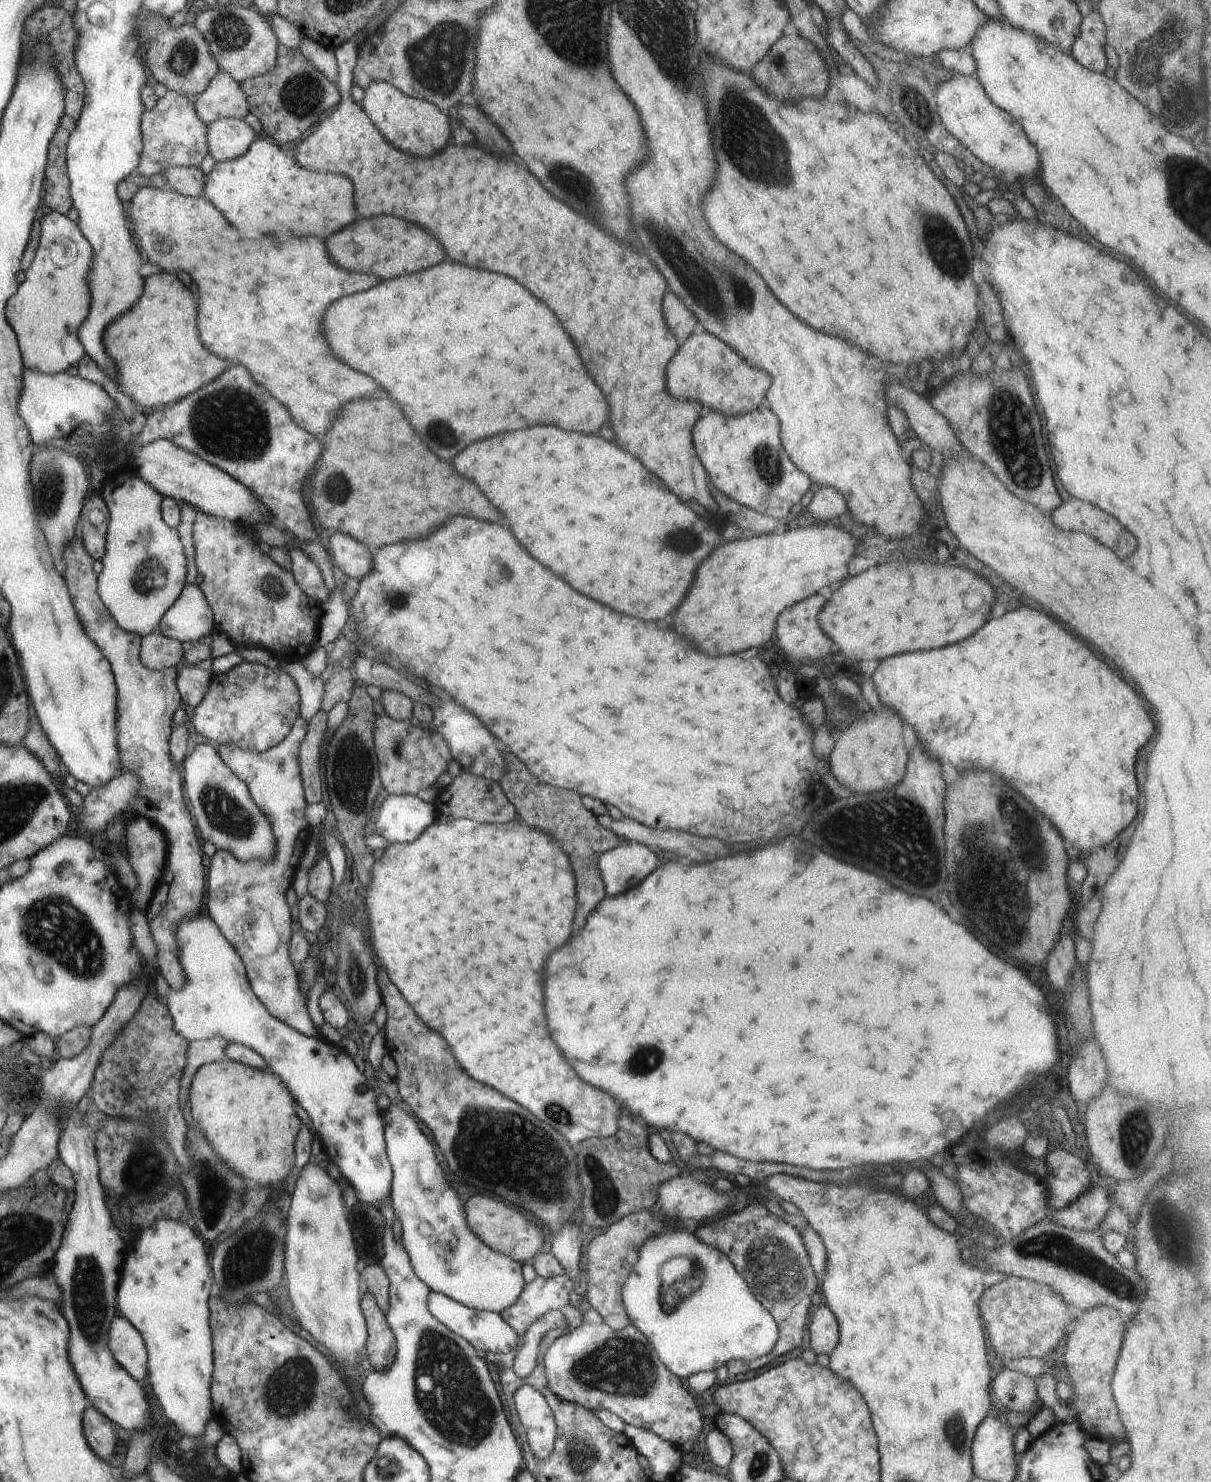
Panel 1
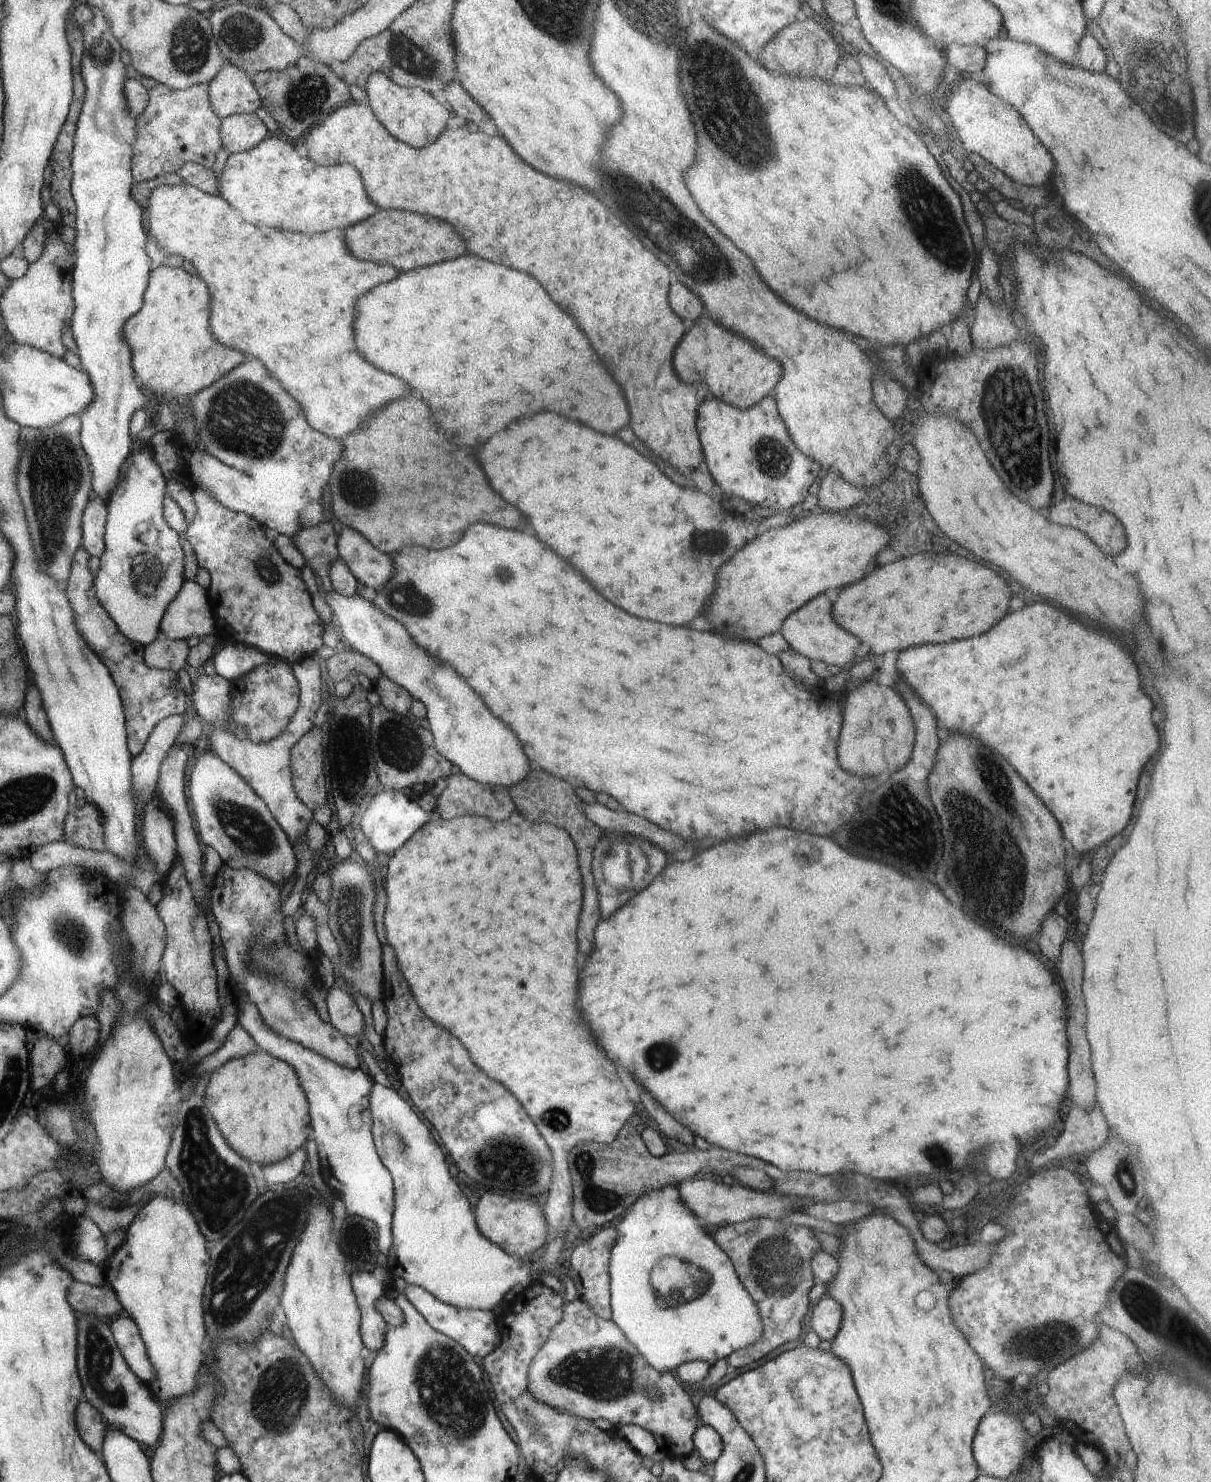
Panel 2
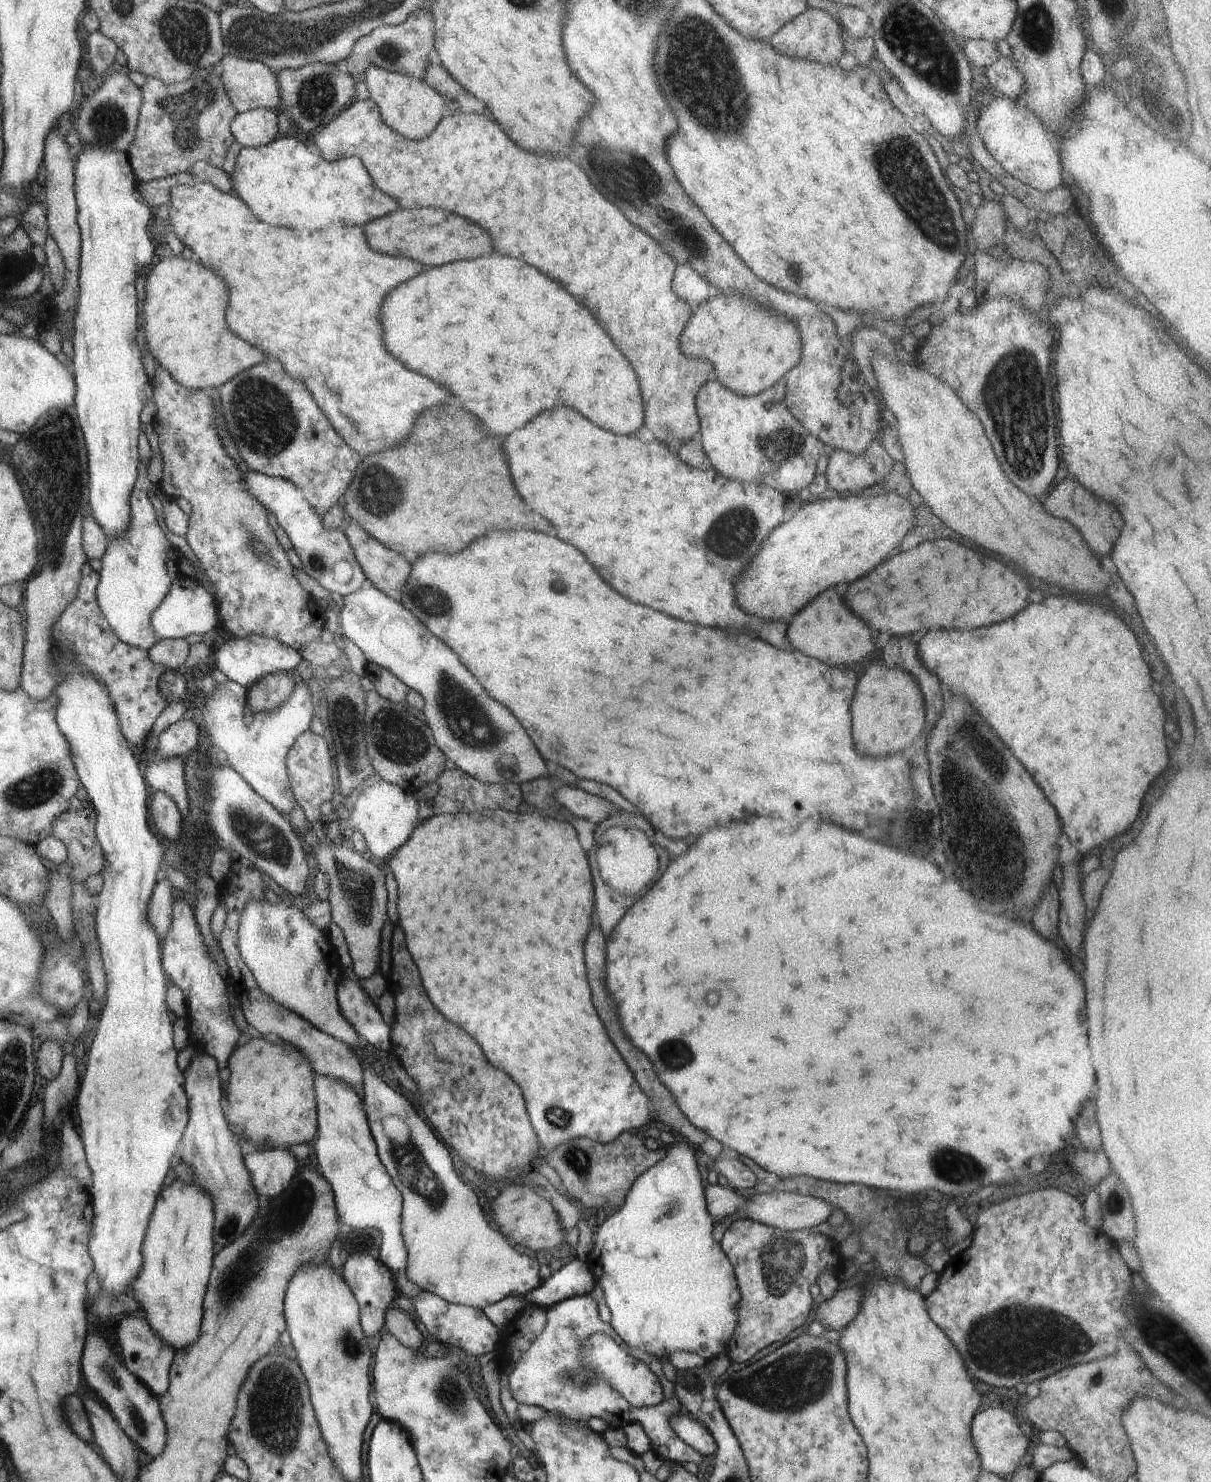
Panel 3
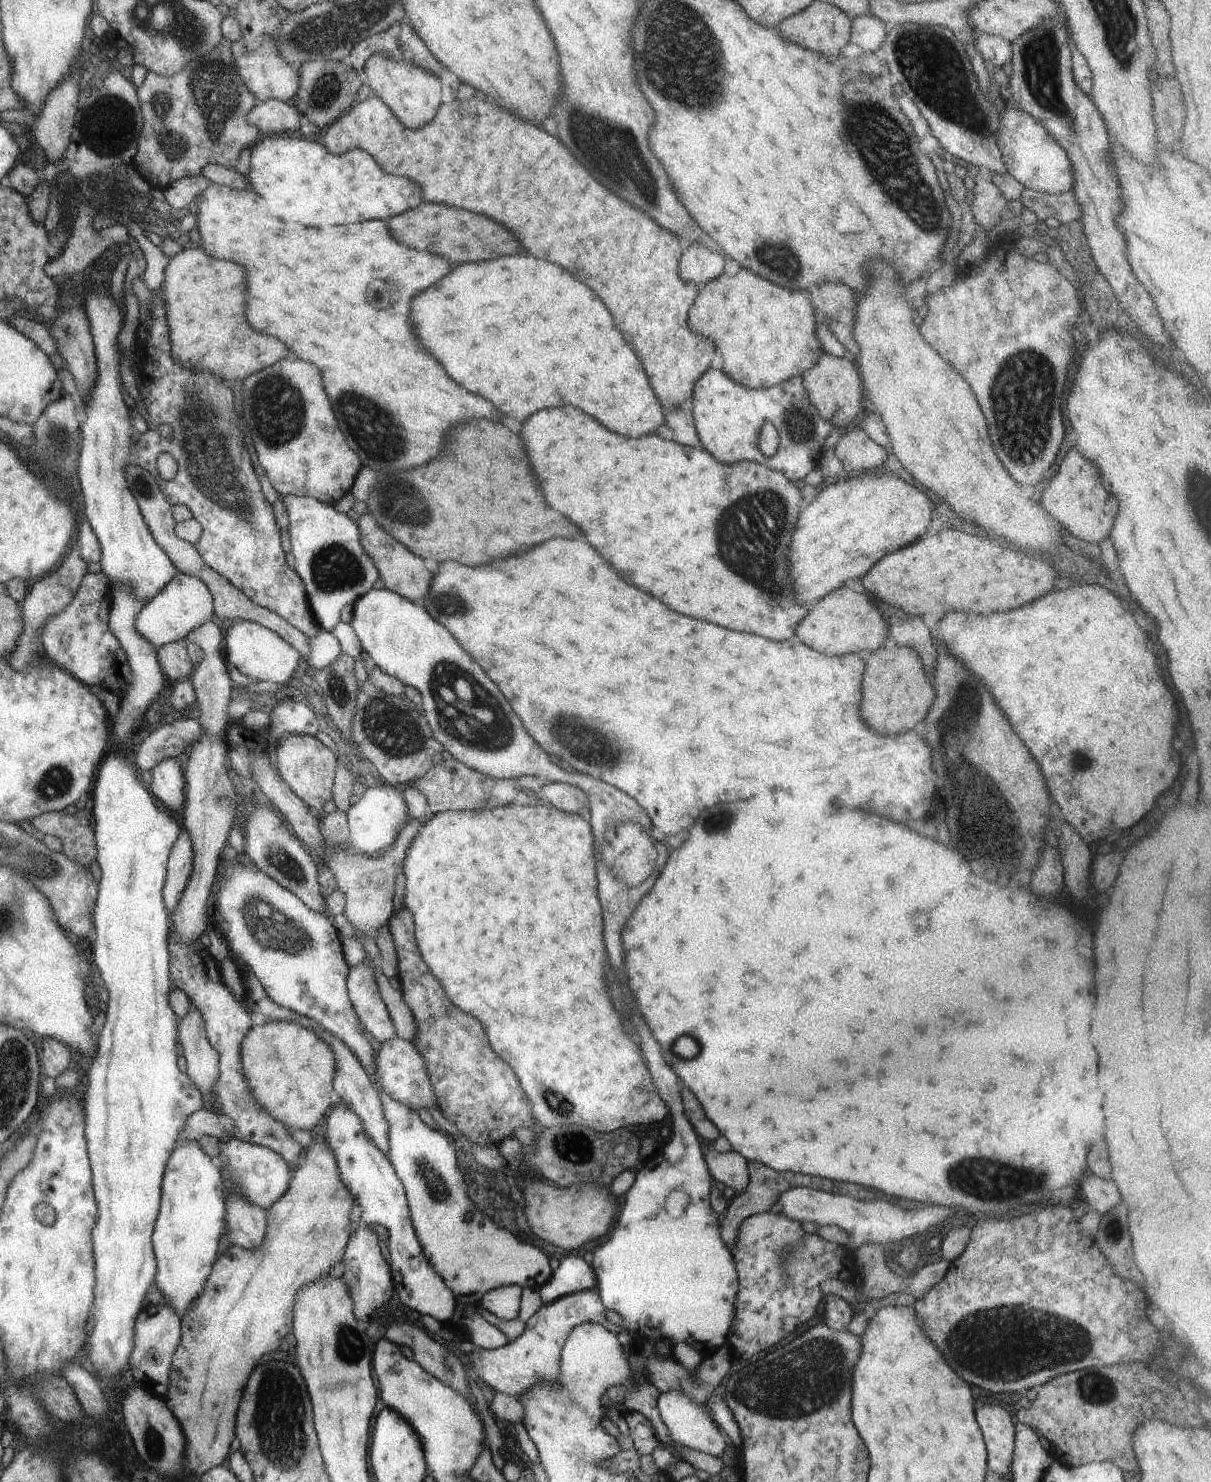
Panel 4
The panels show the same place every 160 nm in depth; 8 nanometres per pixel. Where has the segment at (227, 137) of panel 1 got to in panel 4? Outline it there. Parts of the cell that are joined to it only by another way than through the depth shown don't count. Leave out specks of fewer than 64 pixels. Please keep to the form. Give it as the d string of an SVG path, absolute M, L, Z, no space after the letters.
M272 99L258 103L250 110L247 121L258 132L270 136L295 135L299 130L301 112L290 102Z

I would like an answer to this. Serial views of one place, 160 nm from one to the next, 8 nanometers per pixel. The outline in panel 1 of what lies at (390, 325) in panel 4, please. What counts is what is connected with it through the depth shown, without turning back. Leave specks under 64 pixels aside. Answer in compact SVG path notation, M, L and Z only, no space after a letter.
M140 188L126 205L126 212L134 235L138 237L138 249L146 252L148 262L166 272L186 272L196 284L198 336L202 346L206 346L218 358L246 366L252 378L286 406L292 422L298 422L298 426L302 426L308 434L316 436L326 432L332 426L336 410L342 402L353 401L360 396L372 396L372 390L378 390L378 384L372 382L372 378L350 370L350 366L332 356L320 330L326 304L376 286L376 276L352 274L334 266L324 252L322 238L290 238L290 242L286 242L282 248L278 248L268 236L262 240L248 240L242 236L242 232L232 228L206 198L183 196L176 190Z

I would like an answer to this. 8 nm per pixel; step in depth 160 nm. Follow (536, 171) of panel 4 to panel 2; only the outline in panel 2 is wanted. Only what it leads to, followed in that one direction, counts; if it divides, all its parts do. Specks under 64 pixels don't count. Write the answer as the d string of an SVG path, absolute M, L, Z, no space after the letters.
M353 101L330 112L322 124L310 130L304 144L308 158L320 166L352 164L362 174L364 190L380 210L402 208L440 218L458 230L468 252L536 278L550 298L562 304L562 310L578 322L600 362L618 386L622 386L624 402L630 410L628 424L634 436L644 440L656 456L660 454L660 458L676 470L694 470L705 460L696 430L696 408L706 398L708 390L700 384L686 386L678 382L672 370L672 354L676 344L685 336L686 326L684 324L682 328L682 320L668 306L670 270L654 258L654 254L648 252L596 196L536 172L518 158L502 138L490 138L482 130L446 130L430 146L422 150L410 148L388 134L388 130L374 117L370 106Z

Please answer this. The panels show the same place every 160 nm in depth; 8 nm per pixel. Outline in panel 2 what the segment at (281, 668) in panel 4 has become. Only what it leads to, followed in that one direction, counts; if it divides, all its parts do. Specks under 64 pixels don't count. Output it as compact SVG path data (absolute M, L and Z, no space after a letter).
M229 640L225 642L225 647L220 652L213 655L211 661L219 676L232 682L236 678L250 674L250 670L254 670L258 666L280 662L280 658L272 656L272 654L264 654L258 648Z

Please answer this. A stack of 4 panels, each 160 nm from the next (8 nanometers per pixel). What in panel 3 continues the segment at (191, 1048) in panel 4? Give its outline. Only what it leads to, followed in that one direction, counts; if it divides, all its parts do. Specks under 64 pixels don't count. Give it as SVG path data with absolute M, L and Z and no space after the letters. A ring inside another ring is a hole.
M201 1050L193 1054L185 1074L188 1120L182 1133L182 1160L192 1166L194 1182L210 1195L214 1205L213 1241L217 1248L234 1242L258 1212L258 1194L243 1163L238 1138L230 1130L221 1107L223 1074L216 1060ZM220 1244L220 1246L218 1246Z

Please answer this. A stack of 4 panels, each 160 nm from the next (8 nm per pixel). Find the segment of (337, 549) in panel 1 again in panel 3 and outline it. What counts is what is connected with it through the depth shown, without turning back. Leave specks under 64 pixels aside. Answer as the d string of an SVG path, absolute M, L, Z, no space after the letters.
M351 522L346 530L343 531L348 539L349 545L353 550L356 562L362 567L366 578L381 590L385 595L397 595L402 587L406 587L407 580L411 571L411 564L406 561L402 554L389 549L379 540L372 538L358 523Z

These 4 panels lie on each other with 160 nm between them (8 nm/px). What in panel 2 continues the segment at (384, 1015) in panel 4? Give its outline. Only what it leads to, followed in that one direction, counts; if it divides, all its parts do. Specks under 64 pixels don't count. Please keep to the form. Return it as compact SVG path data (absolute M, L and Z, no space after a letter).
M333 986L325 994L330 1024L342 1035L364 1038L365 1020L353 995Z

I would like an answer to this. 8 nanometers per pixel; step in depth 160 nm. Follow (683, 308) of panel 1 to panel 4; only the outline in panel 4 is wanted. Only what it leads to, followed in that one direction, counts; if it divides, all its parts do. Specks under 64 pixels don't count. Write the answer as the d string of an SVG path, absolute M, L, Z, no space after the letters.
M707 239L690 245L679 260L679 277L701 289L723 274L724 259L726 256Z

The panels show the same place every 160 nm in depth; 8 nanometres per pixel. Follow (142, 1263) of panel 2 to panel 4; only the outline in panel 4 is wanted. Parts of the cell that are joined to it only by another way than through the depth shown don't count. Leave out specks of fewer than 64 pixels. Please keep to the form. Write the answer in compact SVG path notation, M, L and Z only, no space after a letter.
M181 1137L171 1152L163 1176L159 1215L152 1233L157 1262L153 1285L161 1291L166 1304L180 1316L199 1297L211 1275L225 1230L222 1174L216 1160L202 1152L197 1142L187 1142Z

